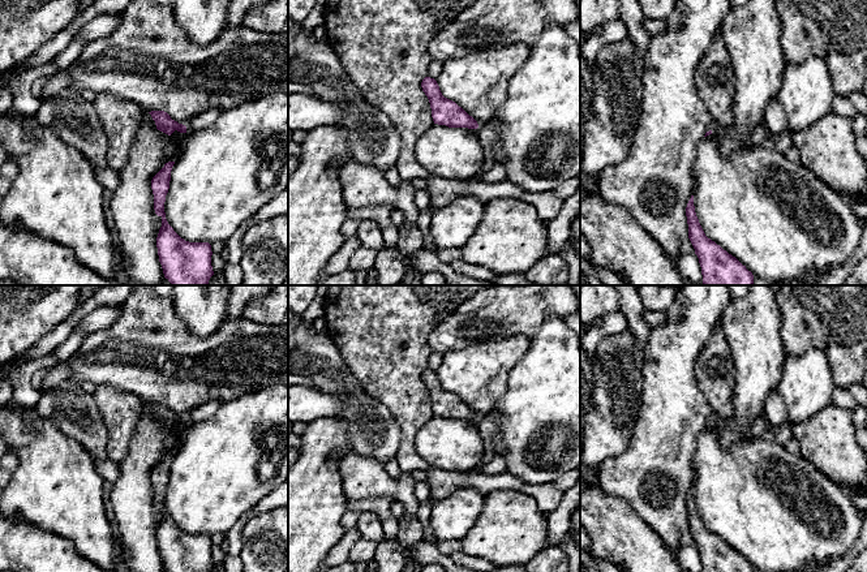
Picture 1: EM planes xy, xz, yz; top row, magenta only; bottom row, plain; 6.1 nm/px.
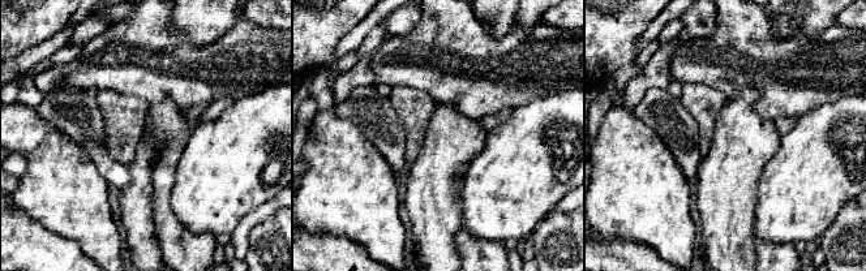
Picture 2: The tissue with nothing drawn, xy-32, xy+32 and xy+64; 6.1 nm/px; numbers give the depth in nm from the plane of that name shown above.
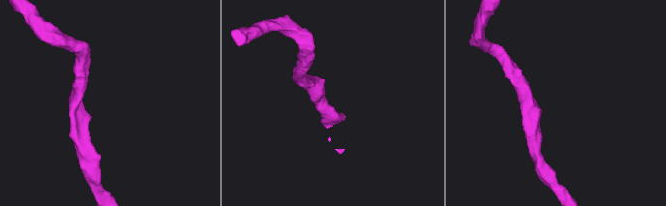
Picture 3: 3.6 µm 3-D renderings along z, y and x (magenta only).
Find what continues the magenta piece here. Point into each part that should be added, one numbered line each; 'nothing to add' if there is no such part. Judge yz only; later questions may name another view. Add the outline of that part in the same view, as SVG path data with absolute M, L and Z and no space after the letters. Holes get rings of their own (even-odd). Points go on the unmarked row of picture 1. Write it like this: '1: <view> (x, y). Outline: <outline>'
nothing to add

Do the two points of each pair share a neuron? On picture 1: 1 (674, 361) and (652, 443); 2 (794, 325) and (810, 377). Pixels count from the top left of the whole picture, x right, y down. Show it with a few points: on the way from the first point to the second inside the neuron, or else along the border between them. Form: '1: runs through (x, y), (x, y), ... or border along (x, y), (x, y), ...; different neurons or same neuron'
1: runs through (670, 382), (669, 422); same neuron
2: border along (786, 357), (819, 348), (827, 356), (831, 369); different neurons

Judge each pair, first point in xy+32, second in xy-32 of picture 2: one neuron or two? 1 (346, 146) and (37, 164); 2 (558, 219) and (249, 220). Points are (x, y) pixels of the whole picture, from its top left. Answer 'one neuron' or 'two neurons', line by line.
1: one neuron
2: two neurons

